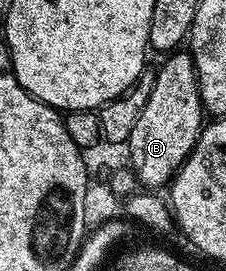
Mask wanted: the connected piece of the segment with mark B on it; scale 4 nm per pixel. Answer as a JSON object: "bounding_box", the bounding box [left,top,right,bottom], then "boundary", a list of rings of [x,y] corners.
{"bounding_box":[127,49,205,189],"boundary":[[[178,49],[166,59],[169,60],[161,68],[156,68],[151,97],[147,97],[147,105],[143,105],[127,144],[129,165],[138,182],[147,189],[159,189],[159,186],[165,187],[172,182],[173,176],[193,152],[205,118],[192,54]]]}

